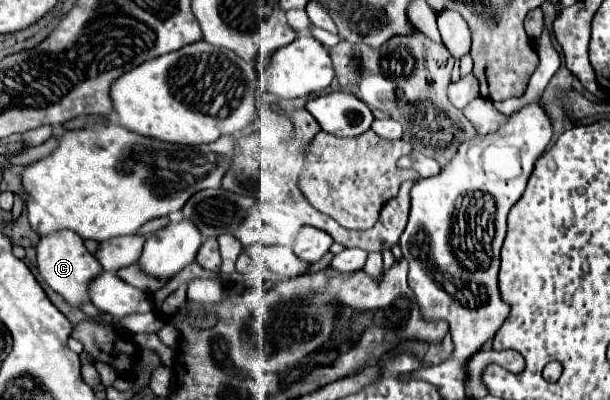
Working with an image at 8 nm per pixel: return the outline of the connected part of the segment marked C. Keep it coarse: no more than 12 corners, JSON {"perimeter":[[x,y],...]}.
{"perimeter":[[75,232],[41,236],[37,268],[71,306],[103,272]]}

